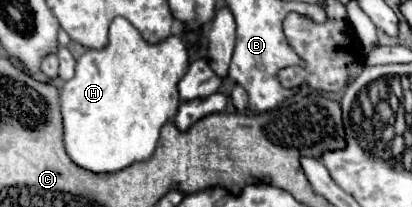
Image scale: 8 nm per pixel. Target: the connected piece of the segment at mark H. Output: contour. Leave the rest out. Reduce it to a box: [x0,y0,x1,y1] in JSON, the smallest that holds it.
[60,18,188,172]

